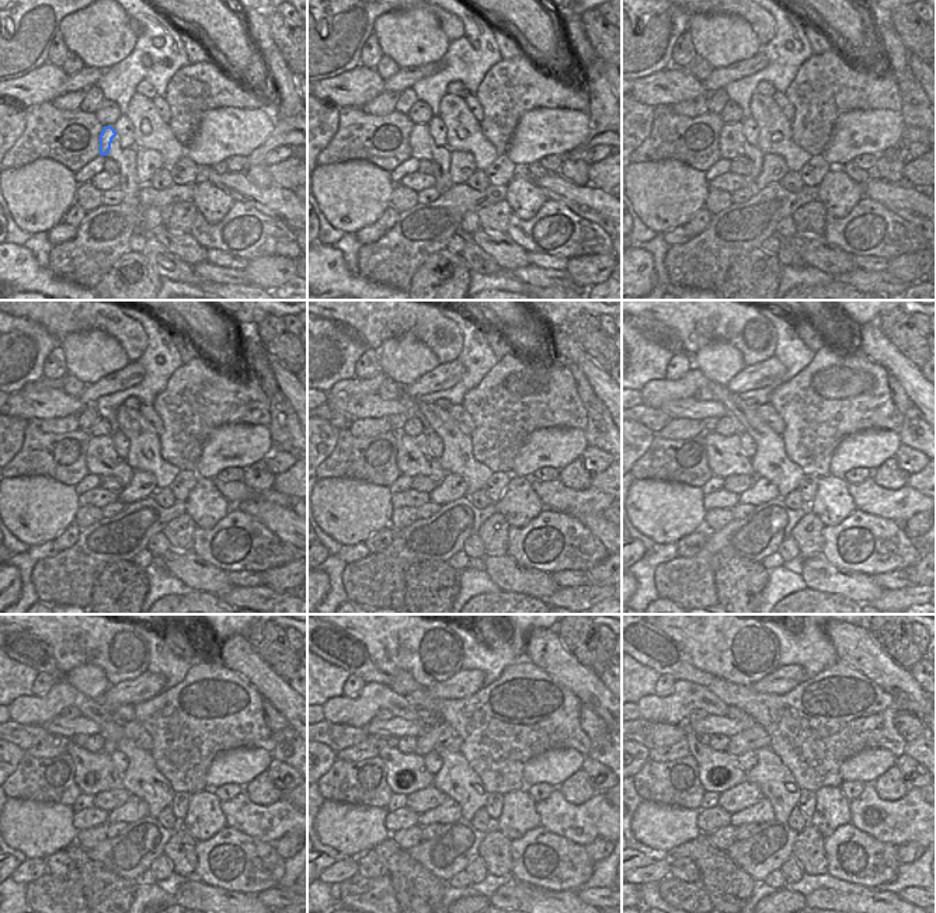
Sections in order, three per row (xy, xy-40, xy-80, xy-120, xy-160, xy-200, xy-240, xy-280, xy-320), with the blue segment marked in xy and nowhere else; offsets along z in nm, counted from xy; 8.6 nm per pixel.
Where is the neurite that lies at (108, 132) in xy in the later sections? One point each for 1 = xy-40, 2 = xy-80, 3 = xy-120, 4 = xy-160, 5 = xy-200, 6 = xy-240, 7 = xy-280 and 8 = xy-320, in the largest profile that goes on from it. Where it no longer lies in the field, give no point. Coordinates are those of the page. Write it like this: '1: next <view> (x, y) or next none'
1: next xy-40 (420, 133)
2: next xy-80 (731, 136)
3: next xy-120 (100, 450)
4: next xy-160 (411, 460)
5: next xy-200 (724, 455)
6: next xy-240 (94, 772)
7: next xy-280 (404, 773)
8: next xy-320 (717, 772)

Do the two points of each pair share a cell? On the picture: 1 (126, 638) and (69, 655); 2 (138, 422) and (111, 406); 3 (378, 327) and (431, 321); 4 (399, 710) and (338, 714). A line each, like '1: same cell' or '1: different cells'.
1: same cell
2: different cells
3: same cell
4: same cell

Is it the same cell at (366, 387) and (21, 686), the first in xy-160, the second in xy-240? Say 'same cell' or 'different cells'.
different cells

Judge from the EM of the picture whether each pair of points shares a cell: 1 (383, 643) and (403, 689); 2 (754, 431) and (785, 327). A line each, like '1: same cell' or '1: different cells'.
1: different cells
2: different cells

